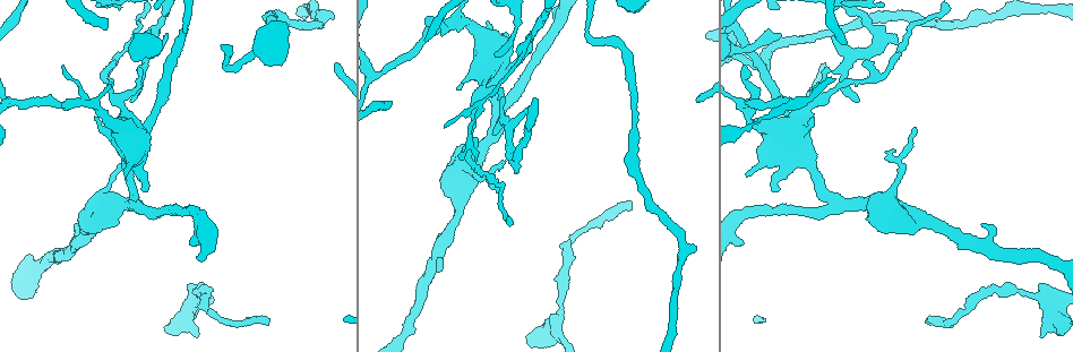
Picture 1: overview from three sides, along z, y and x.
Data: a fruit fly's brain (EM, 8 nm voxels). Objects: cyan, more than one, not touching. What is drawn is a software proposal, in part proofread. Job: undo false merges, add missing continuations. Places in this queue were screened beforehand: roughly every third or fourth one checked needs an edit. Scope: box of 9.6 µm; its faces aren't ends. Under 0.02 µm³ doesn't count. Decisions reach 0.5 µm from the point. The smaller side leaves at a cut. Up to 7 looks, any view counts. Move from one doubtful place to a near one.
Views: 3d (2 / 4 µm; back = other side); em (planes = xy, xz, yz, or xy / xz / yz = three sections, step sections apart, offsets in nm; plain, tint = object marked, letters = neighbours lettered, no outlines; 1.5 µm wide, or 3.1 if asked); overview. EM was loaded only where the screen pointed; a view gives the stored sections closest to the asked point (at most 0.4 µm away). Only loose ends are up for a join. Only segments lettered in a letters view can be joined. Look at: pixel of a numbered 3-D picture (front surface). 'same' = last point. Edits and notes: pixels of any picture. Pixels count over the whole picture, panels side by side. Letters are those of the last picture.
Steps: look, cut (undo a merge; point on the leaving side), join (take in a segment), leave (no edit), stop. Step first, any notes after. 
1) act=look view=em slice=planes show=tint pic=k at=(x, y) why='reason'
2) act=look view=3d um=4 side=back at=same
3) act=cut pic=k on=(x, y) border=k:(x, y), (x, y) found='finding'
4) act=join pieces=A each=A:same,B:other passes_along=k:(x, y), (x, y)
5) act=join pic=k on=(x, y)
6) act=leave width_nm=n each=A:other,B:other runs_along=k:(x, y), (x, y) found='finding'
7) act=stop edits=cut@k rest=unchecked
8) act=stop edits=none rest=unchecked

act=look view=em slice=planes show=plain pic=1 at=(194, 243) why='an open end'

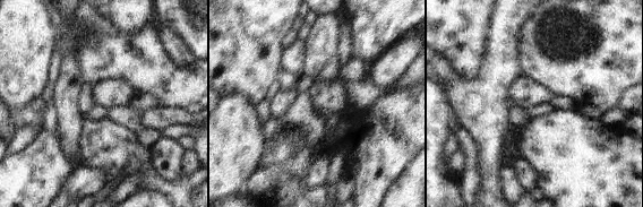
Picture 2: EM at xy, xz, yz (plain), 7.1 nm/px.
act=look view=em slice=planes show=letters at=same why='see the neighbours'

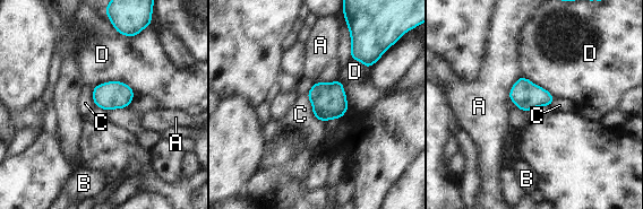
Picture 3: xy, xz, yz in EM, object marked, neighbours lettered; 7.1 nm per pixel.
act=leave width_nm=190 each=A:other,B:other,C:other,D:other border=3:(306, 95), (313, 114), (324, 122) found='no lettered segment goes on from it'

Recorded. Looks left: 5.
act=look view=3d um=4 side=back pic=1 at=(141, 133) why='stops while still wide'

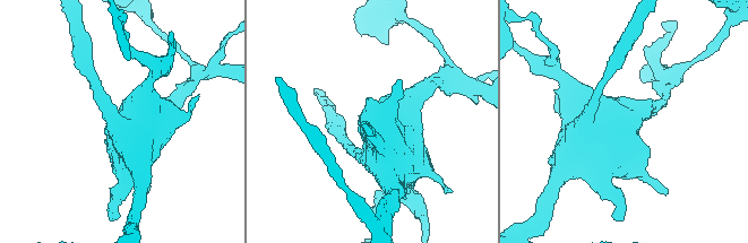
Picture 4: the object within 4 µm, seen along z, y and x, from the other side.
act=look view=em slice=xy step=4 show=letters pic=4 at=(645, 118) why='need the tissue'

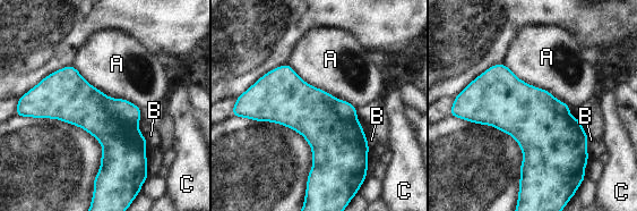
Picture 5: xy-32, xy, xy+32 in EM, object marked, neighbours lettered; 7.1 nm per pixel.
act=cut pic=5 on=(126, 112) width_nm=300 each=A:other,B:other,C:other found='two cells meet here'

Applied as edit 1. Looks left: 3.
act=look view=overview

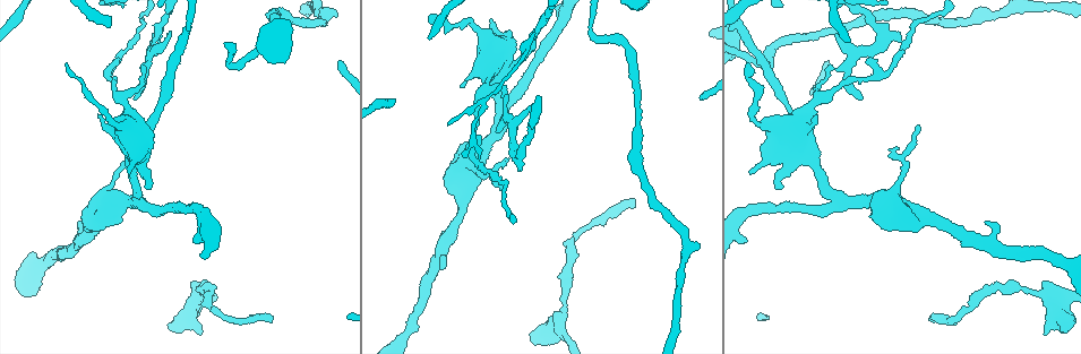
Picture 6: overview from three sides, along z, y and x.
act=look view=em slice=planes show=letters pic=6 at=(269, 317) why='free end'

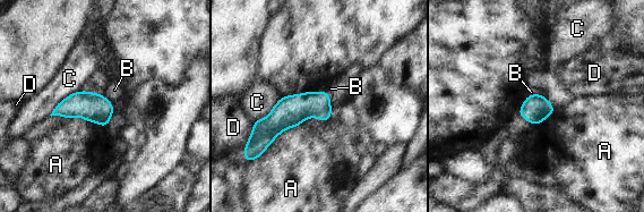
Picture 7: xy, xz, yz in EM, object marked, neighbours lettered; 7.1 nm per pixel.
act=leave width_nm=200 each=A:other,B:other,C:other,D:other border=7:(102, 93), (112, 103) found='no lettered segment goes on from it'

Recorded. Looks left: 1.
act=stop edits=cut@5 rest=unchecked

